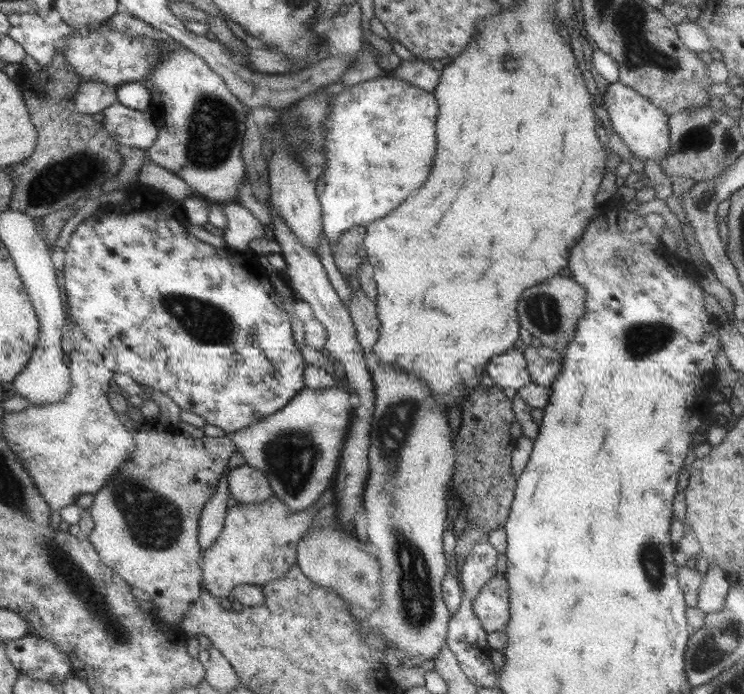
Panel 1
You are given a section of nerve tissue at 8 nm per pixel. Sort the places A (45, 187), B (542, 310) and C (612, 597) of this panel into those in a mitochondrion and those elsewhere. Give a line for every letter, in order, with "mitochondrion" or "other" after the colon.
A: mitochondrion
B: mitochondrion
C: other

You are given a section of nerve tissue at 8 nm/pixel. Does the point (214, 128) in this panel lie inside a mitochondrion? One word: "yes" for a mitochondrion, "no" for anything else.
yes

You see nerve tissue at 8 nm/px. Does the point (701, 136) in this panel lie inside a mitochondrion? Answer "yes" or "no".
yes

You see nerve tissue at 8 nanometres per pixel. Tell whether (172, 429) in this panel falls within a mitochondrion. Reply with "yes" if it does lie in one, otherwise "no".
no

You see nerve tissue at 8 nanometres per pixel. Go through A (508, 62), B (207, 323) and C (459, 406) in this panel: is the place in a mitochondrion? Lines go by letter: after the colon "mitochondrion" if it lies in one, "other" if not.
A: mitochondrion
B: mitochondrion
C: other

